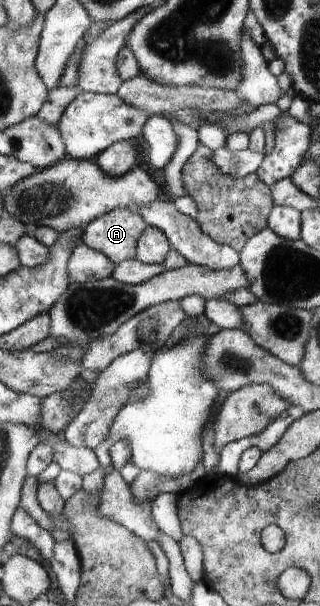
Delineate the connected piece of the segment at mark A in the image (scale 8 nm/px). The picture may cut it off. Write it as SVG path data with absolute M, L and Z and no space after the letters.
M117 208L86 224L82 241L86 246L105 254L116 265L137 258L137 242L148 227L145 219L134 208Z

